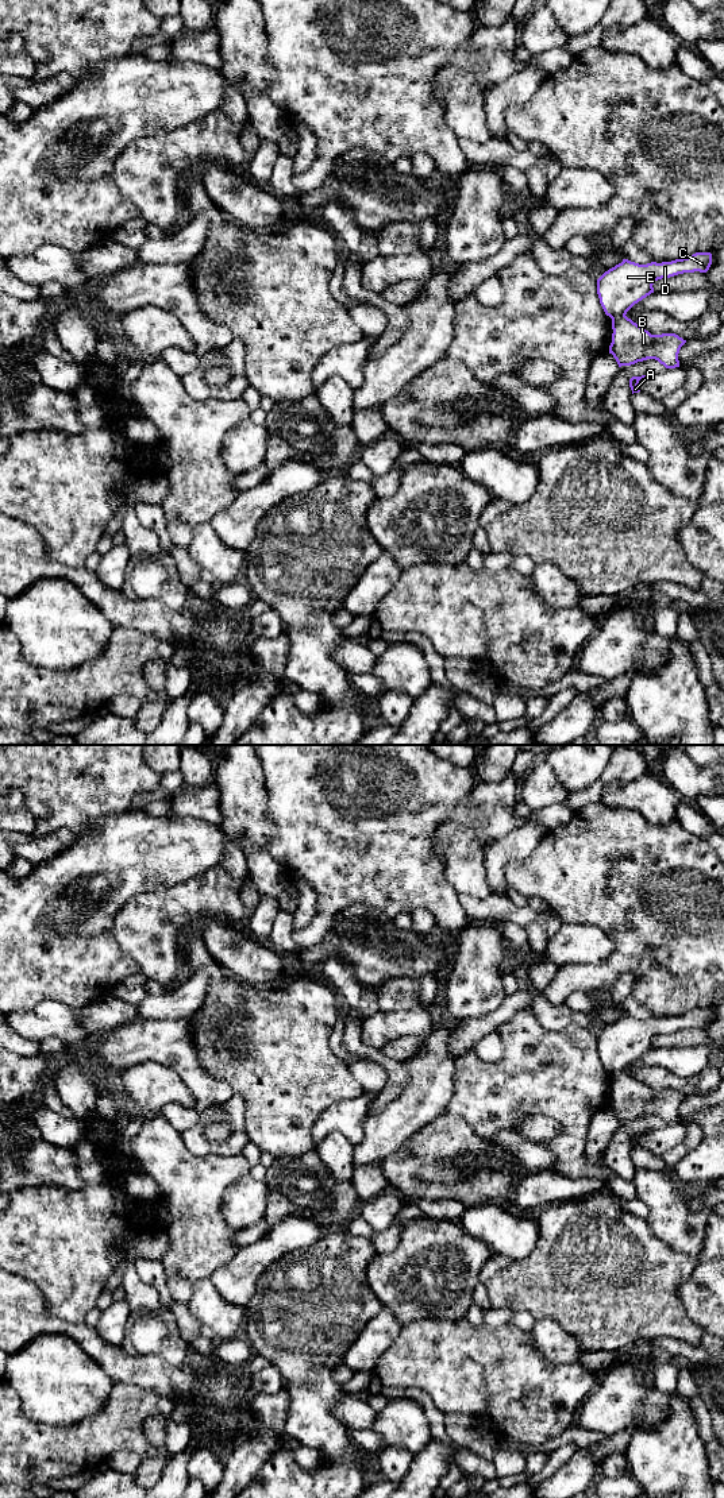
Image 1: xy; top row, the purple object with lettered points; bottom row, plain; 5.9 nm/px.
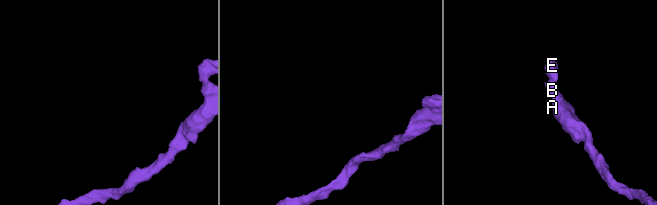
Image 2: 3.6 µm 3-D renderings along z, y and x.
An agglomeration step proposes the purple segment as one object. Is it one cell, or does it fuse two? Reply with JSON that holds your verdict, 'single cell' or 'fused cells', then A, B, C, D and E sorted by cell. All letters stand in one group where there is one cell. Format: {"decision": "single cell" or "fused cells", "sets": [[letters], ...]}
{"decision": "fused cells", "sets": [["A", "B"], ["C", "D", "E"]]}

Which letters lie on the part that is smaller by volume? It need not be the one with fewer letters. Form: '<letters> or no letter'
A, B

